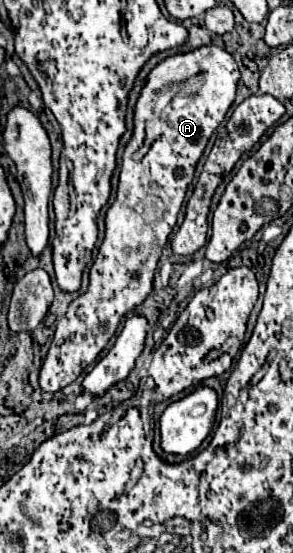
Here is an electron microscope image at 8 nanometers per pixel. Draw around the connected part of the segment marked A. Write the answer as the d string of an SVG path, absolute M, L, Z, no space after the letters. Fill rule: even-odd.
M206 45L190 53L180 53L158 63L140 93L134 113L134 135L126 147L122 159L122 173L118 183L116 201L106 213L106 237L98 249L98 257L90 269L88 291L74 299L66 315L58 321L54 341L40 369L40 387L48 393L56 393L62 387L76 381L76 377L100 355L118 329L122 317L136 305L142 305L152 291L154 271L168 235L176 227L180 207L186 197L186 189L194 179L196 165L208 145L208 139L216 127L224 121L230 105L236 97L240 71L230 53L216 45Z

